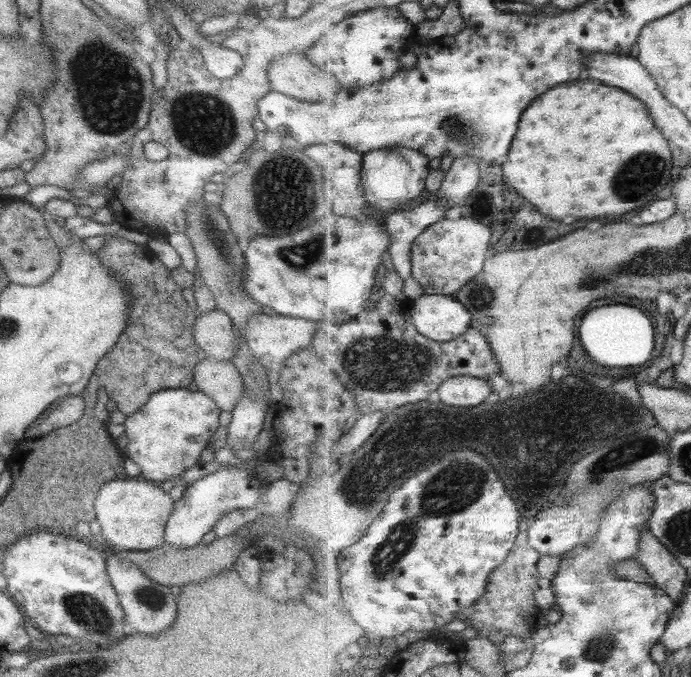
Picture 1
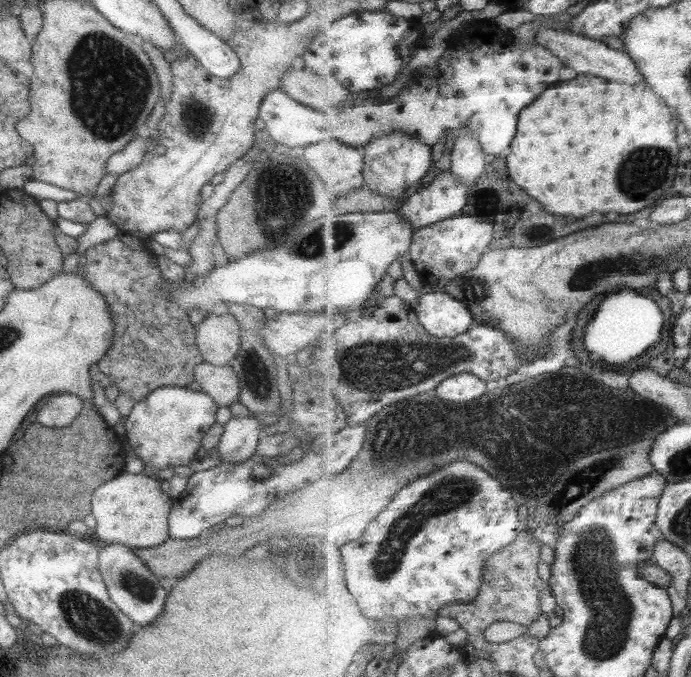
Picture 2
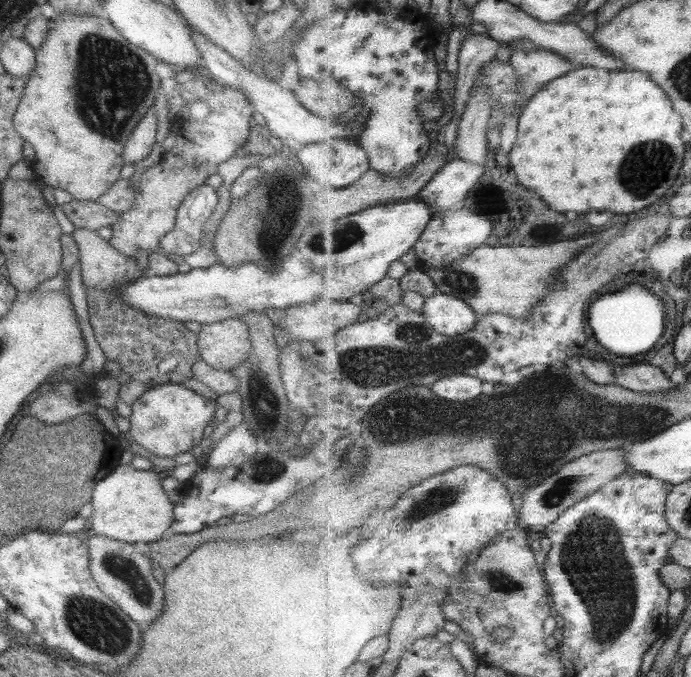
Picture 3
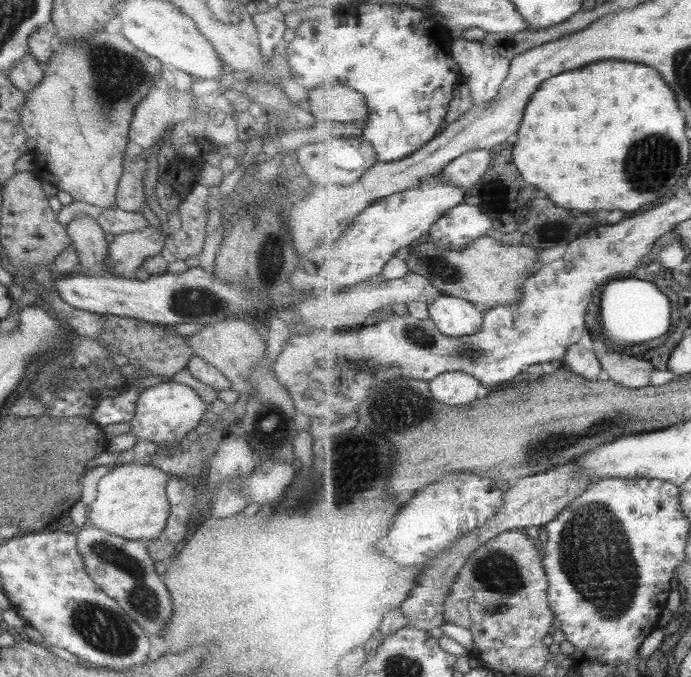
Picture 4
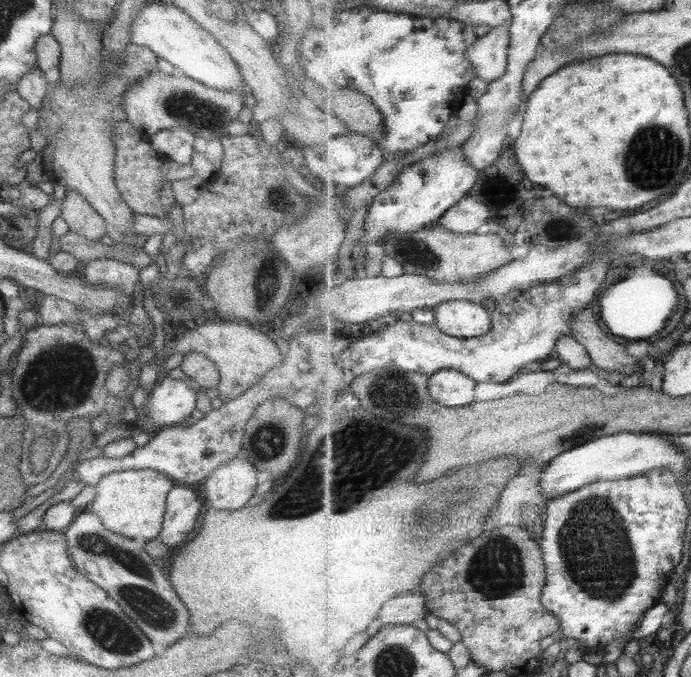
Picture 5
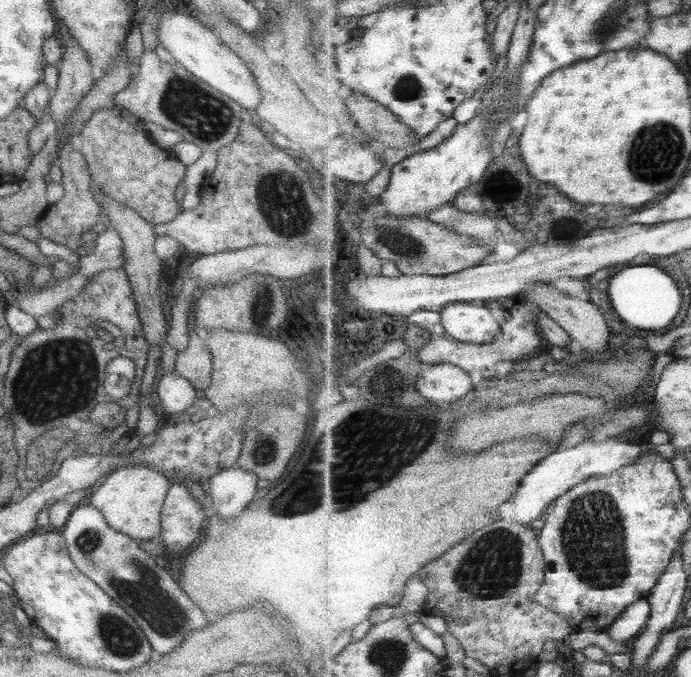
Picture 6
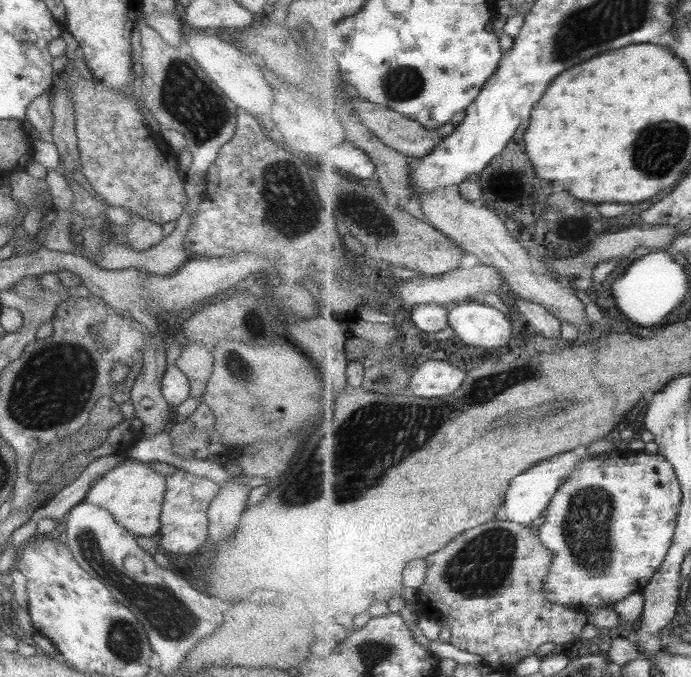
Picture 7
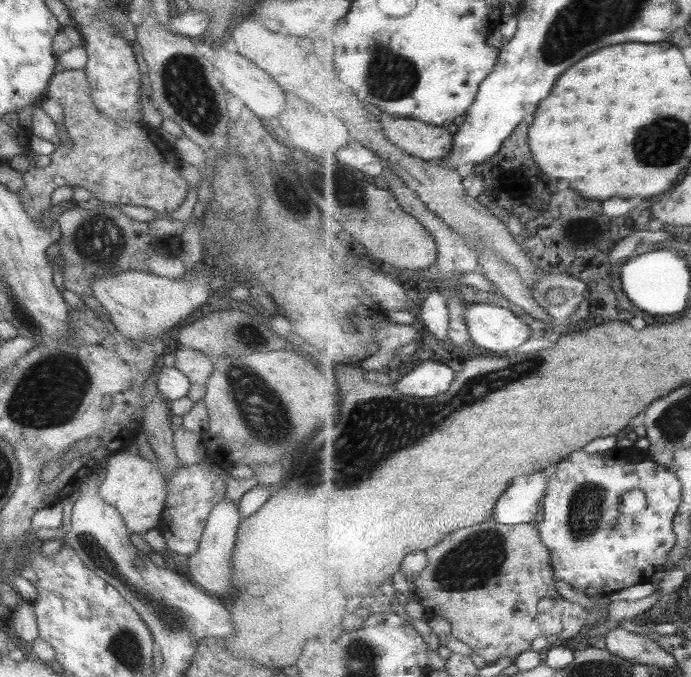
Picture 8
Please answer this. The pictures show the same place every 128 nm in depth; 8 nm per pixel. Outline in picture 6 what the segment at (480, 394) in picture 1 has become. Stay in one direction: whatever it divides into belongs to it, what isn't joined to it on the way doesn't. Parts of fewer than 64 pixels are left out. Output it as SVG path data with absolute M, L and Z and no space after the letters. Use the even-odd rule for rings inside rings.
M451 363L435 364L425 368L417 379L418 391L431 402L455 402L469 398L475 388L469 374L460 366Z

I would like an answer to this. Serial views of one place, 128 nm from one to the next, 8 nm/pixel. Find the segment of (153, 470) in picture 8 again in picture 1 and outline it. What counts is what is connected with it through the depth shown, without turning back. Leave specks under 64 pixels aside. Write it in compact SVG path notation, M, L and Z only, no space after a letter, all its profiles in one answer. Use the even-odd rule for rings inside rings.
M125 476L103 483L94 498L94 518L100 526L96 541L114 546L120 551L144 551L164 543L164 526L172 511L169 492L163 492L155 482Z

